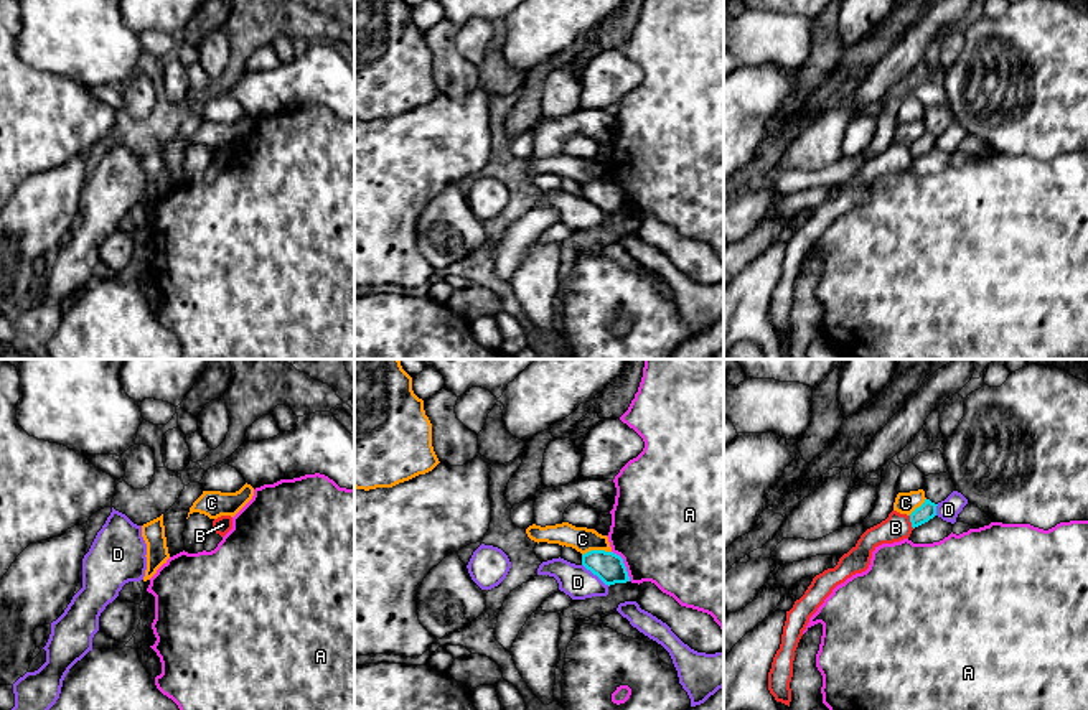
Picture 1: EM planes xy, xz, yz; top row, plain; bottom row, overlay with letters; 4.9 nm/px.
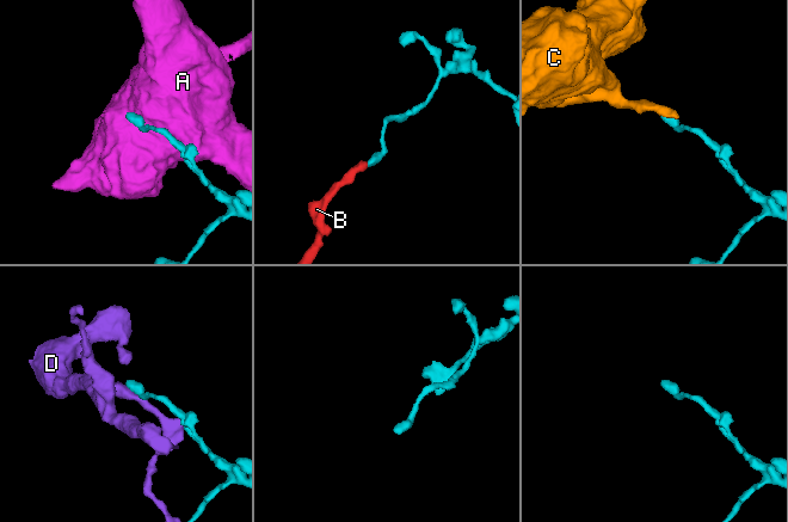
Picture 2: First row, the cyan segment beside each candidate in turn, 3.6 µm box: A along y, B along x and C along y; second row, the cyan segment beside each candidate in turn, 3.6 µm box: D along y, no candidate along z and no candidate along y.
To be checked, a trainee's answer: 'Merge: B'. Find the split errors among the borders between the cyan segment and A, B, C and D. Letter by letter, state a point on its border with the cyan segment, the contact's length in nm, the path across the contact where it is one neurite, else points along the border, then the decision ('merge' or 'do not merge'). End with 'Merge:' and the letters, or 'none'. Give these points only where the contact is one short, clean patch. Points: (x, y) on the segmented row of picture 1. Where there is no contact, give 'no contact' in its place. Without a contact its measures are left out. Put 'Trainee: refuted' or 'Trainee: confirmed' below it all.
A: meets cyan in xz at (623, 565); contact 180 nm long; border along xz (612, 551), (622, 559), (630, 580); do not merge
B: meets cyan in yz at (910, 521); contact 70 nm long; border along yz (909, 516), (914, 527); do not merge
C: meets cyan in xz at (595, 551); contact 150 nm long; border along xz (610, 551), (587, 551), (582, 555); do not merge
D: meets cyan in xz at (595, 574); contact 170 nm long; do not merge
Merge: none
Trainee: refuted

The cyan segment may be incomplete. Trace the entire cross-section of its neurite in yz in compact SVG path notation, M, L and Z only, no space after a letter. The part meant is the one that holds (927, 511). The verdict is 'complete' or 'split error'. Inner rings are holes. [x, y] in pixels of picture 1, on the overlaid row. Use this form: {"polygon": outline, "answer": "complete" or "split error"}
{"polygon": "M925 499L925 502L910 514L912 527L915 529L933 519L936 516L936 506L938 504L930 499Z", "answer": "complete"}

